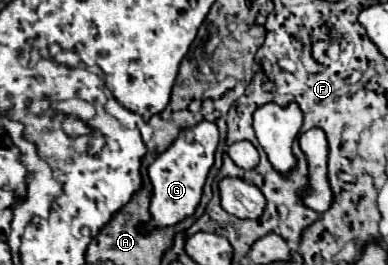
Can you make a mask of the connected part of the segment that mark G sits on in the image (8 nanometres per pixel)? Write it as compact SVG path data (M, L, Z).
M201 121L189 129L183 129L179 137L169 145L165 153L161 153L147 169L153 195L151 195L151 225L175 225L187 215L191 215L201 199L201 191L205 185L205 177L213 165L213 155L219 143L217 125L211 121Z

